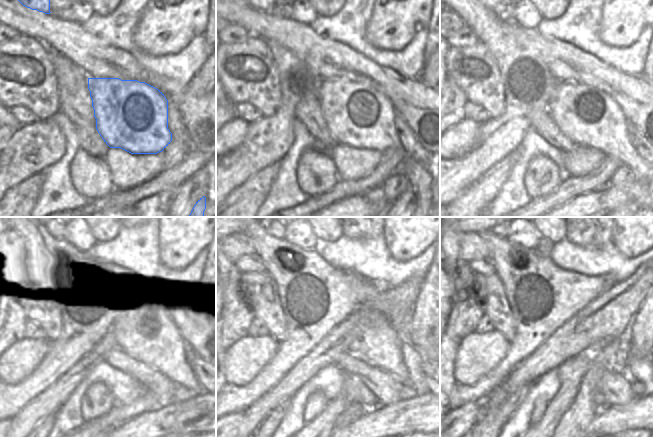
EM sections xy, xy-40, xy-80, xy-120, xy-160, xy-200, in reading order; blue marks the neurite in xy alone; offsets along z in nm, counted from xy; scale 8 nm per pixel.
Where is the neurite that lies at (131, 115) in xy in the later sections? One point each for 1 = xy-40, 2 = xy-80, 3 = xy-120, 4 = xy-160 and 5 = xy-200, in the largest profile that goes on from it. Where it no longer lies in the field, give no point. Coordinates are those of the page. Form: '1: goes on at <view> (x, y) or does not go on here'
1: goes on at xy-40 (359, 116)
2: goes on at xy-80 (589, 117)
3: goes on at xy-120 (146, 338)
4: goes on at xy-160 (380, 346)
5: goes on at xy-200 (593, 350)

